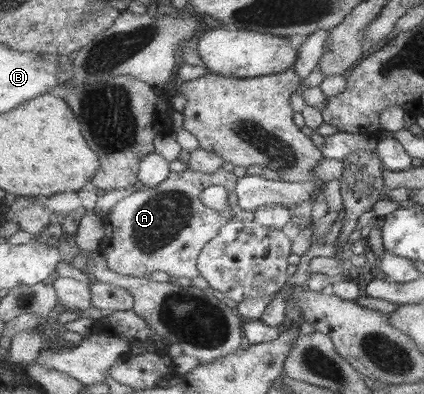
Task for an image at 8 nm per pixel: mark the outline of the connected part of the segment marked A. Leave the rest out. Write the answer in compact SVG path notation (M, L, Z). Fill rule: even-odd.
M187 167L181 173L172 172L157 188L143 188L118 202L109 214L101 216L106 231L99 251L106 257L110 269L130 279L150 277L157 270L174 279L197 278L200 275L198 258L201 251L218 235L221 227L233 218L229 206L224 212L217 212L202 202L204 191L211 186L234 189L238 186L238 177L223 168L213 174L205 174Z

